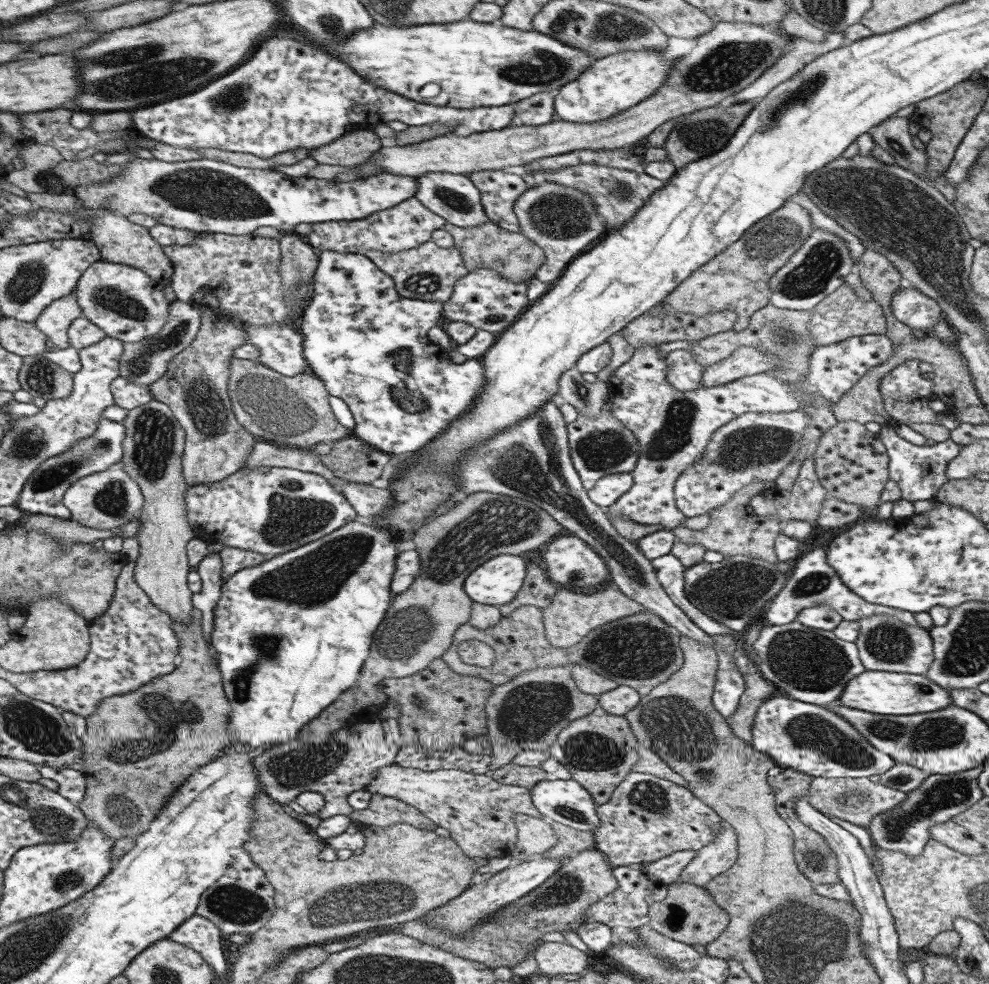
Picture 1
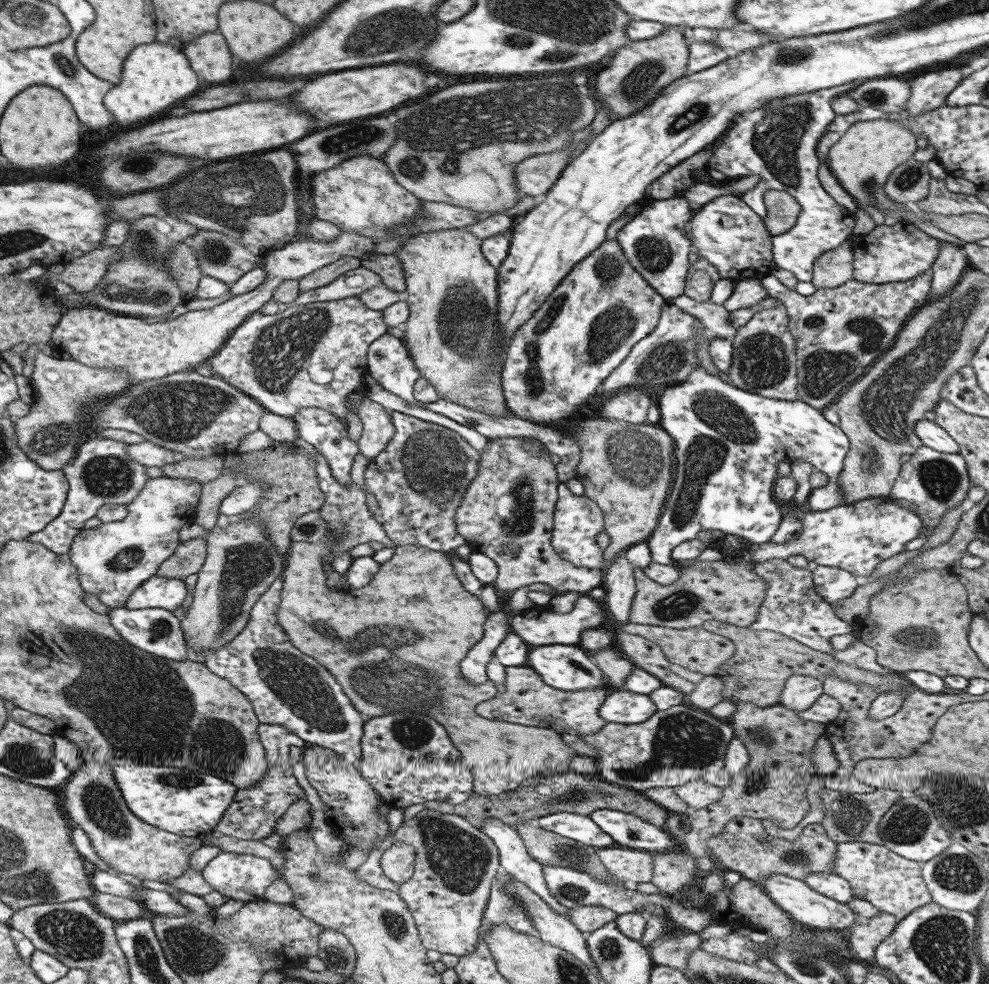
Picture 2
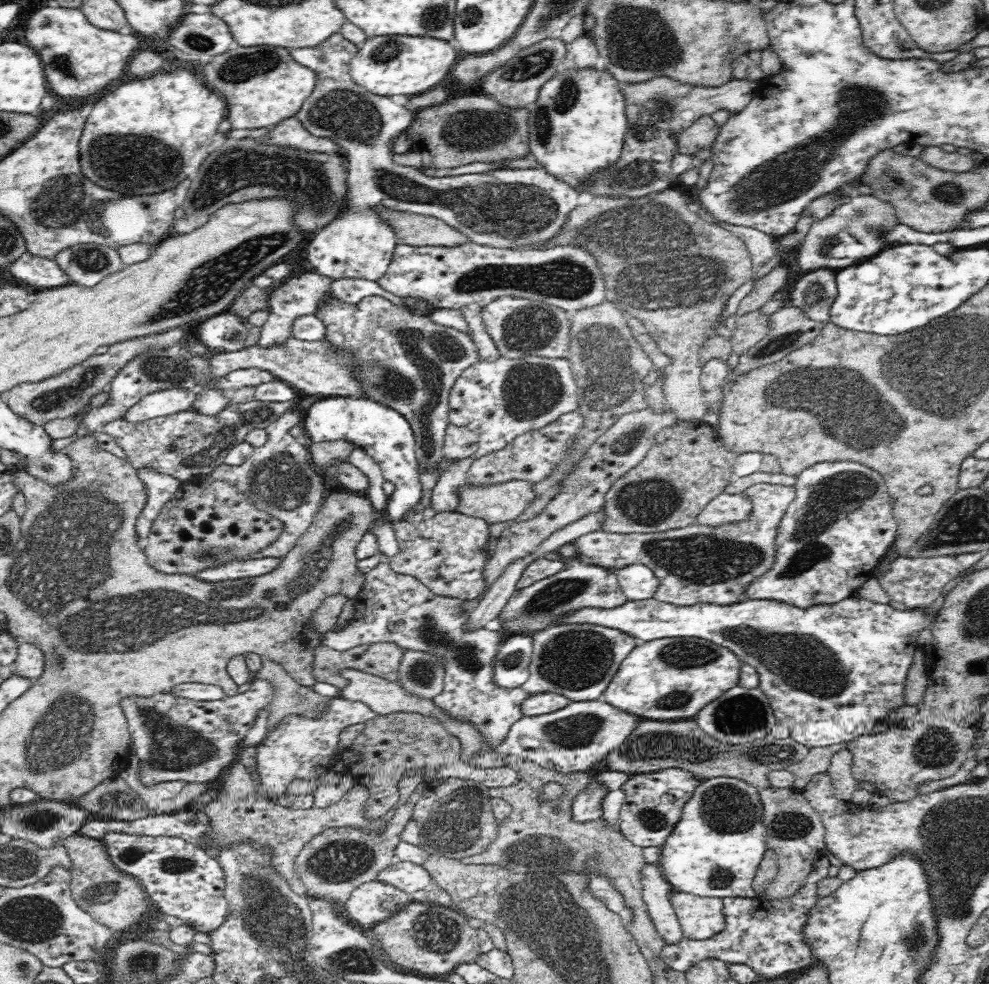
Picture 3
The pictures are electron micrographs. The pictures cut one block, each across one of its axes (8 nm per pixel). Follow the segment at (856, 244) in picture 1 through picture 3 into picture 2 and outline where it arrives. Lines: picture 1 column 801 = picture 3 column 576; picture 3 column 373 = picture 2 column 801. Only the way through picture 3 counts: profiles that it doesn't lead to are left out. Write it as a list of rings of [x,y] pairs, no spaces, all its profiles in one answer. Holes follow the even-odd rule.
[[[854,81],[846,86],[837,86],[811,93],[788,95],[766,102],[766,106],[754,111],[744,111],[736,114],[730,129],[719,140],[716,140],[716,149],[708,157],[707,169],[722,172],[726,179],[740,179],[744,176],[760,176],[760,181],[755,188],[748,190],[741,196],[743,201],[762,218],[766,217],[766,206],[764,204],[764,194],[768,190],[782,190],[794,197],[801,206],[798,220],[792,229],[784,234],[772,237],[772,258],[778,269],[789,270],[799,281],[810,282],[813,278],[813,264],[816,258],[820,258],[824,252],[838,248],[848,240],[848,236],[853,229],[854,213],[844,210],[834,198],[830,197],[821,186],[818,178],[818,166],[820,159],[816,148],[818,140],[827,132],[827,126],[837,117],[830,102],[836,96],[845,95],[846,92],[856,88],[860,81]]]

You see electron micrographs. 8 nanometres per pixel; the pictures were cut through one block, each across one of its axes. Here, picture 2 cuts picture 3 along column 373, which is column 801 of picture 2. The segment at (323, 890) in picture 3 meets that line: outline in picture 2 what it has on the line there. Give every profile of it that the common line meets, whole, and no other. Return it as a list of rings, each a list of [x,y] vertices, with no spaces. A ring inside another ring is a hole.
[[[740,816],[729,820],[722,832],[710,836],[706,846],[710,854],[725,866],[726,871],[740,873],[743,879],[761,885],[774,875],[784,875],[804,881],[812,874],[833,874],[836,850],[838,850],[836,844],[837,842],[827,835],[822,823],[806,826],[798,838],[789,841],[768,834],[760,819]]]

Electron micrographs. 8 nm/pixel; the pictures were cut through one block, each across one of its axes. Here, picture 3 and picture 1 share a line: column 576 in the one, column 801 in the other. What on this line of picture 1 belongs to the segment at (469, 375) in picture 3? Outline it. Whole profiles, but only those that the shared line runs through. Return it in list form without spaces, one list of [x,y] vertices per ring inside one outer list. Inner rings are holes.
[[[885,334],[850,337],[814,349],[809,357],[809,373],[803,382],[786,381],[780,376],[775,376],[772,371],[767,371],[745,376],[722,386],[701,386],[697,390],[688,392],[674,390],[667,381],[667,355],[658,353],[659,346],[660,344],[650,344],[637,347],[632,358],[619,366],[608,380],[611,389],[607,398],[608,407],[614,418],[636,436],[640,458],[636,462],[636,468],[630,473],[633,477],[633,485],[612,506],[605,508],[605,511],[611,516],[624,516],[639,524],[661,525],[668,531],[682,528],[682,522],[686,519],[675,503],[676,479],[688,469],[688,466],[698,462],[704,454],[708,441],[720,426],[746,413],[808,412],[811,406],[814,406],[814,398],[826,398],[831,405],[836,404],[842,395],[848,393],[848,390],[851,390],[852,386],[867,373],[868,369],[883,363],[891,357],[892,353],[895,353],[893,342]]]

